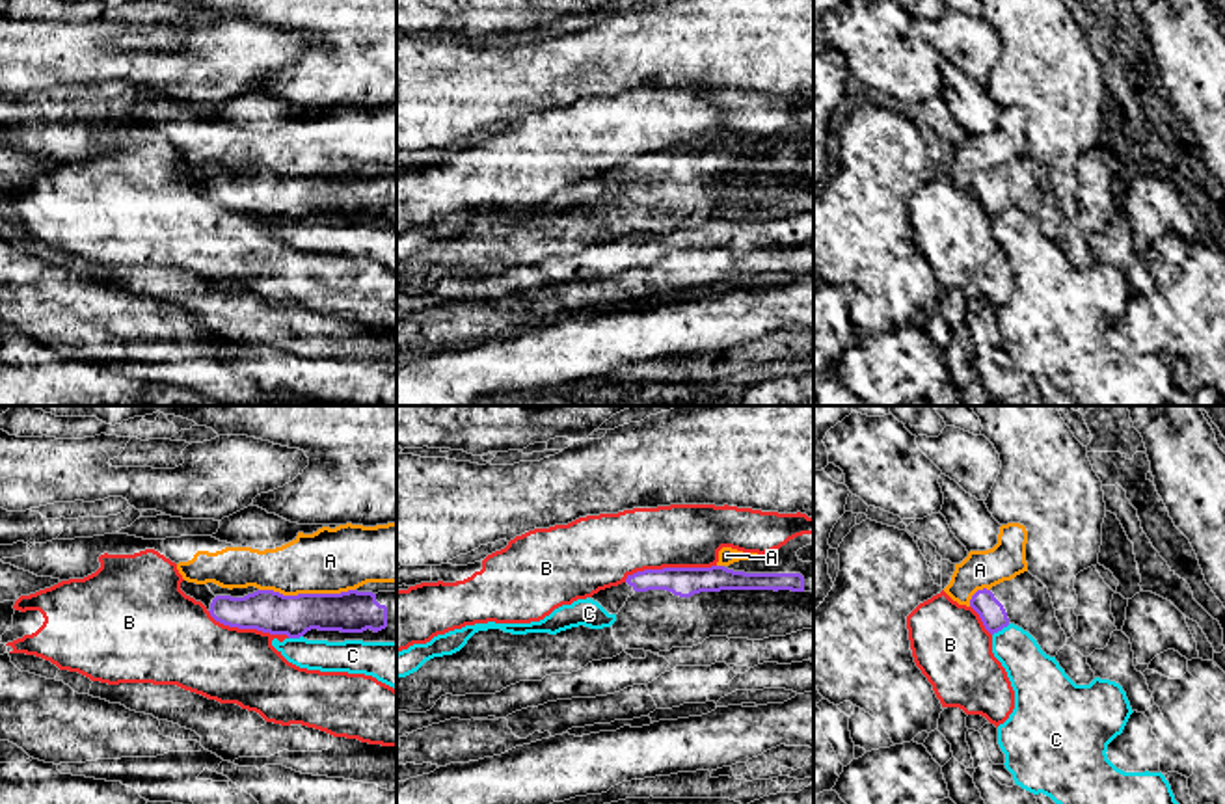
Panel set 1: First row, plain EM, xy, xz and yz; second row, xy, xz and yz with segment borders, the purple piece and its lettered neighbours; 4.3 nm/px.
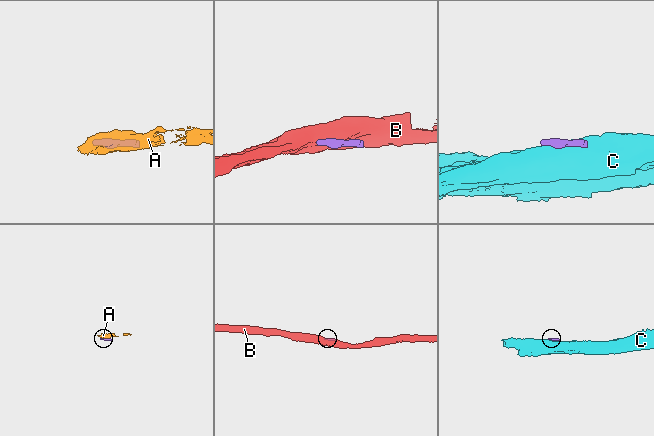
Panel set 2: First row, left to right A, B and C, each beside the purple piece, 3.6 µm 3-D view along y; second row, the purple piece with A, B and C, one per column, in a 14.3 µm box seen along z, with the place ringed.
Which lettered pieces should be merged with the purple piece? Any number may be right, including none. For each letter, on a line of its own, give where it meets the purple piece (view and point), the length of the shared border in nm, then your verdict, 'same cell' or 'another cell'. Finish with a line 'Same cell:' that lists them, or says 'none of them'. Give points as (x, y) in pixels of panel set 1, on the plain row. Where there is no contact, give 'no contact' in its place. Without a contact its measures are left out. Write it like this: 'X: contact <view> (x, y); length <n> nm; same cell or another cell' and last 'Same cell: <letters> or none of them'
A: contact xy (308, 177); length 420 nm; another cell
B: contact xz (669, 151); length 400 nm; another cell
C: contact yz (1000, 213); length 90 nm; another cell
Same cell: none of them

